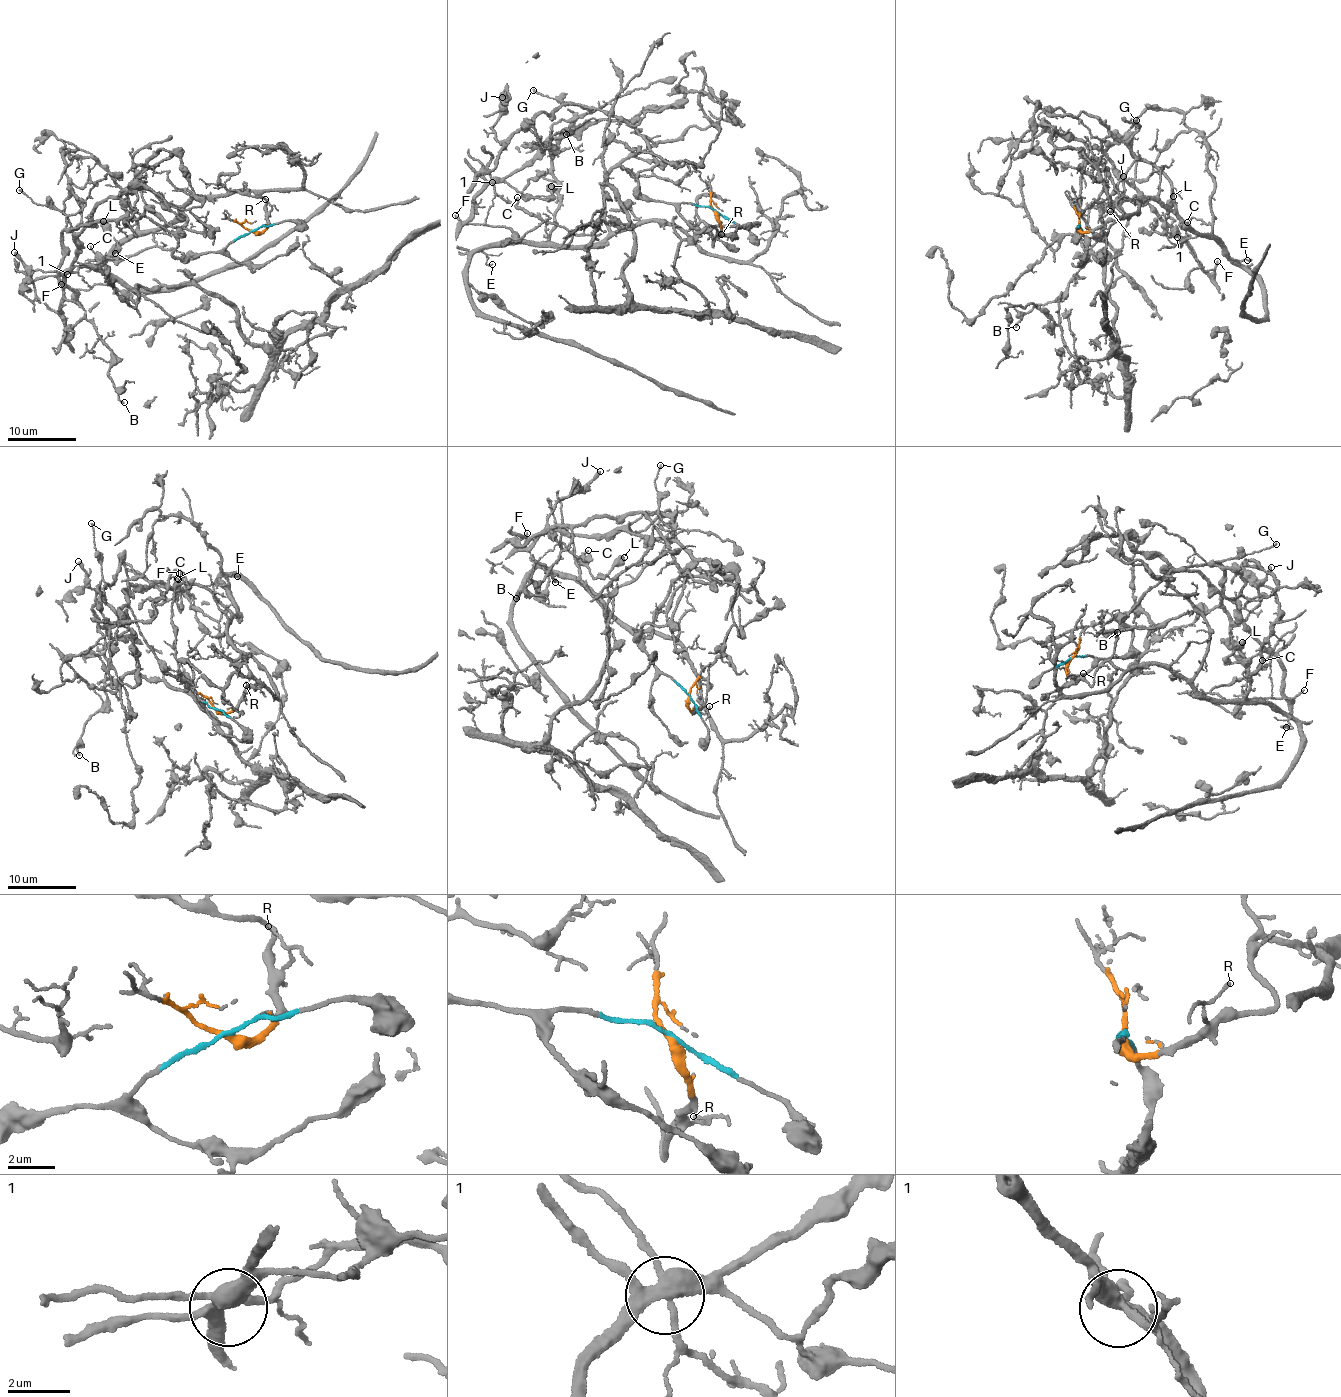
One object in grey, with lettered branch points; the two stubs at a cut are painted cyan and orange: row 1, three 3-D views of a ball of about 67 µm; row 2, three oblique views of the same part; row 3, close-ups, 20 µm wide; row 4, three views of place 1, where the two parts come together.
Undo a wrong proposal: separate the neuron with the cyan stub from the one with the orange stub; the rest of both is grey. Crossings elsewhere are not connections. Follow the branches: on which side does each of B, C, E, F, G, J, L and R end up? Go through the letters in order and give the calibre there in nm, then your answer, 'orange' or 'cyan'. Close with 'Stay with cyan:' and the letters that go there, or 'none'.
B: calibre 130 nm; cyan
C: calibre 120 nm; orange
E: calibre 100 nm; orange
F: calibre 180 nm; cyan
G: calibre 140 nm; cyan
J: calibre 400 nm; cyan
L: calibre 600 nm; cyan
R: calibre 110 nm; orange
Stay with cyan: B, F, G, J, L

